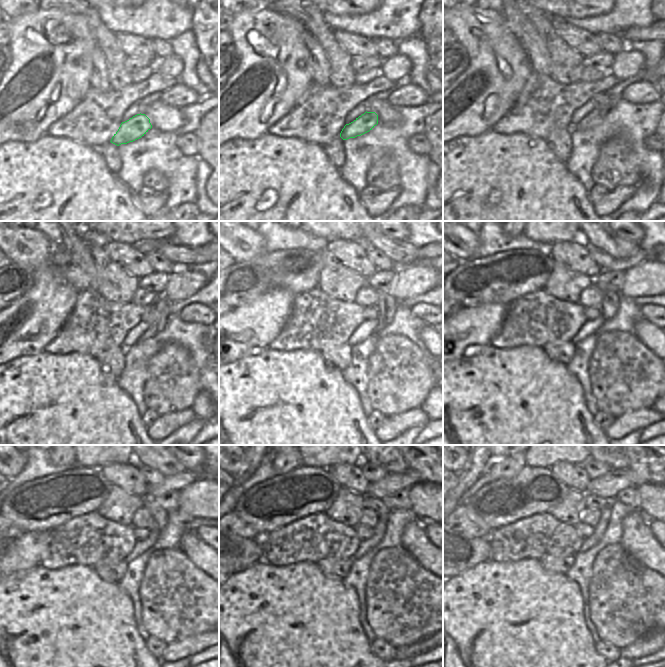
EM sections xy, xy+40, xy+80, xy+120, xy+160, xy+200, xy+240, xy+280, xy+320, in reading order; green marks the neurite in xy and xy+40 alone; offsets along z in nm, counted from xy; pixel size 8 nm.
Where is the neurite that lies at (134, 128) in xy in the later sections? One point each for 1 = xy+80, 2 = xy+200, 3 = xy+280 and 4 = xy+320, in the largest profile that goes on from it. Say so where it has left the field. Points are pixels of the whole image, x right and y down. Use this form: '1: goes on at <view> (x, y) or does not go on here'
1: goes on at xy+80 (593, 118)
2: goes on at xy+200 (610, 300)
3: goes on at xy+280 (375, 504)
4: goes on at xy+320 (591, 501)

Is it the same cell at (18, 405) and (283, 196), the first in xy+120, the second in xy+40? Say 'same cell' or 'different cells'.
same cell

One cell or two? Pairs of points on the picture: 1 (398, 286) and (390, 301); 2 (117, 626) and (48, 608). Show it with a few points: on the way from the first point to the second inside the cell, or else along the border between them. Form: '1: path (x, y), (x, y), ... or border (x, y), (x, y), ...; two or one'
1: border (388, 293), (397, 300); two
2: path (100, 626), (81, 626), (78, 623), (65, 623); one

